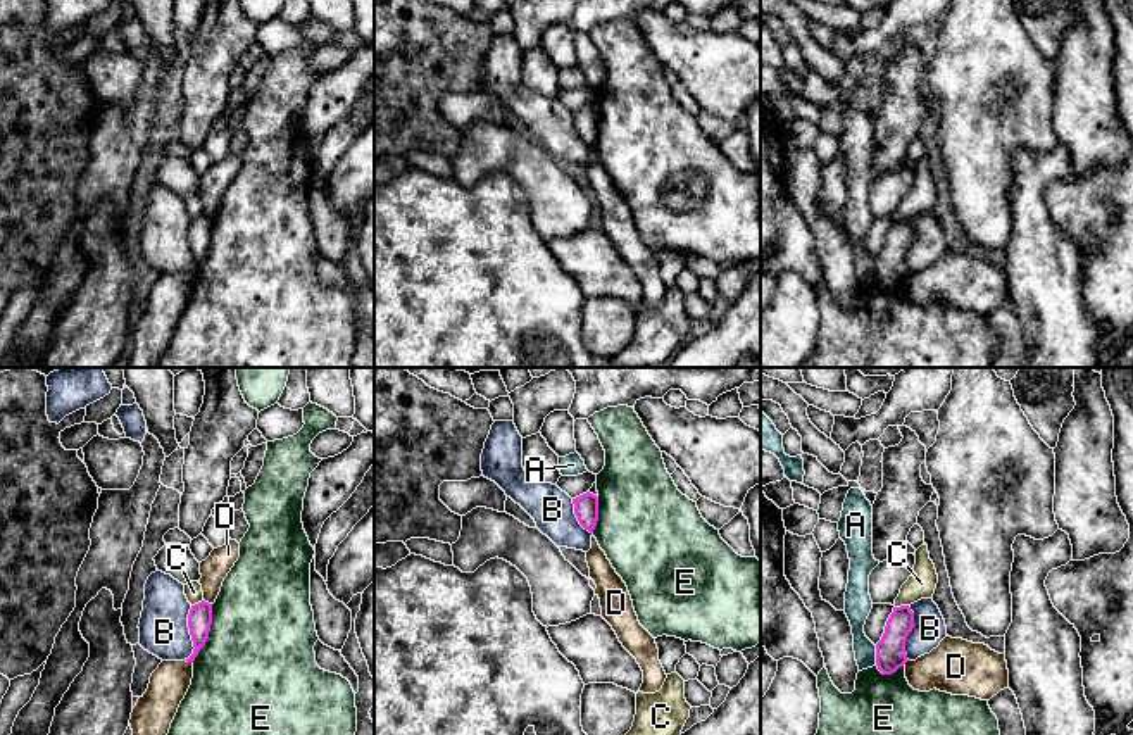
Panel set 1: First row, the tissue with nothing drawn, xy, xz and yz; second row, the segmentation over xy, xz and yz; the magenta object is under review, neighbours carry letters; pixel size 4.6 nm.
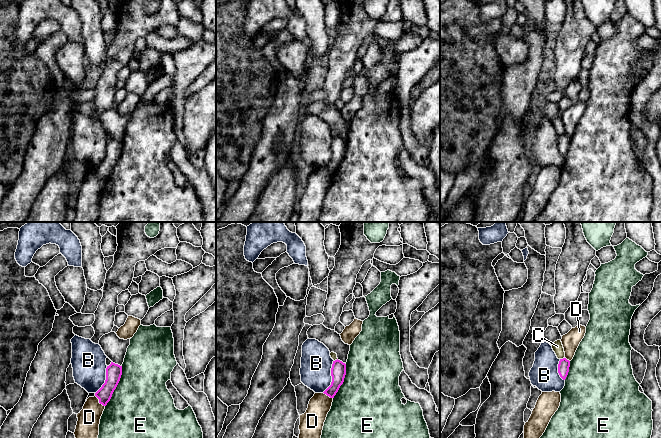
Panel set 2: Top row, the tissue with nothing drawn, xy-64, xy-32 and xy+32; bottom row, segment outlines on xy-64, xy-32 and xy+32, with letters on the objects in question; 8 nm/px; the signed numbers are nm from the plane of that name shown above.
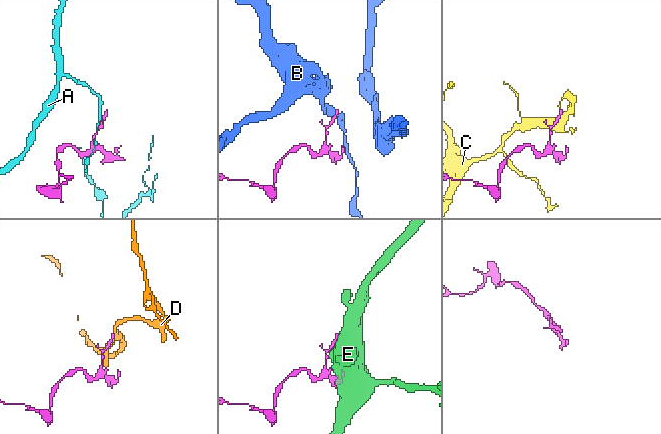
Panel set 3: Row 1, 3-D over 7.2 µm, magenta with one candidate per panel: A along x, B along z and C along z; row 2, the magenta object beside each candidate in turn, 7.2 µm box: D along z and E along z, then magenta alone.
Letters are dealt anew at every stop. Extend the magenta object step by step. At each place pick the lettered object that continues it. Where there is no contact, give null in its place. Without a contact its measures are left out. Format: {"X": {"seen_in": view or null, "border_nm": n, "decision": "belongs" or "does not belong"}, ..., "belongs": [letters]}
{"A": {"seen_in": "yz", "border_nm": 90, "decision": "does not belong"}, "B": {"seen_in": "xy", "border_nm": 260, "decision": "does not belong"}, "C": {"seen_in": "yz", "border_nm": 70, "decision": "does not belong"}, "D": {"seen_in": "xy", "border_nm": 50, "decision": "does not belong"}, "E": {"seen_in": "xy", "border_nm": 280, "decision": "does not belong"}, "belongs": []}

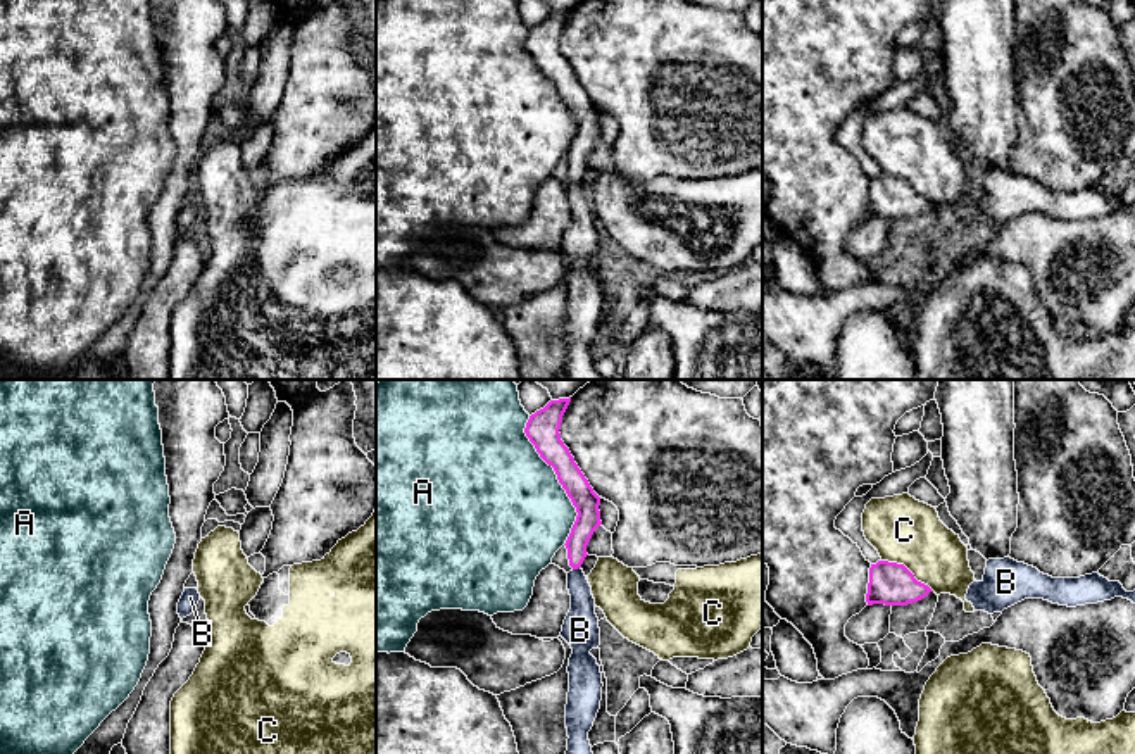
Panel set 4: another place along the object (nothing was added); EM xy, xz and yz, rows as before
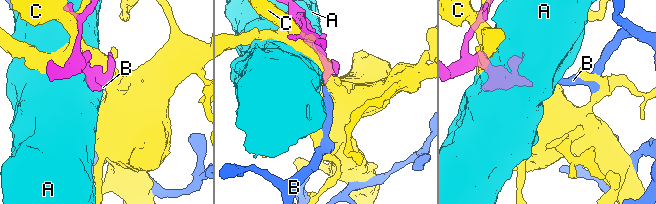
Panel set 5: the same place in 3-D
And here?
{"A": {"seen_in": "xz", "border_nm": 600, "decision": "does not belong"}, "B": {"seen_in": "xz", "border_nm": 40, "decision": "belongs"}, "C": {"seen_in": "yz", "border_nm": 280, "decision": "does not belong"}, "belongs": ["B"]}

